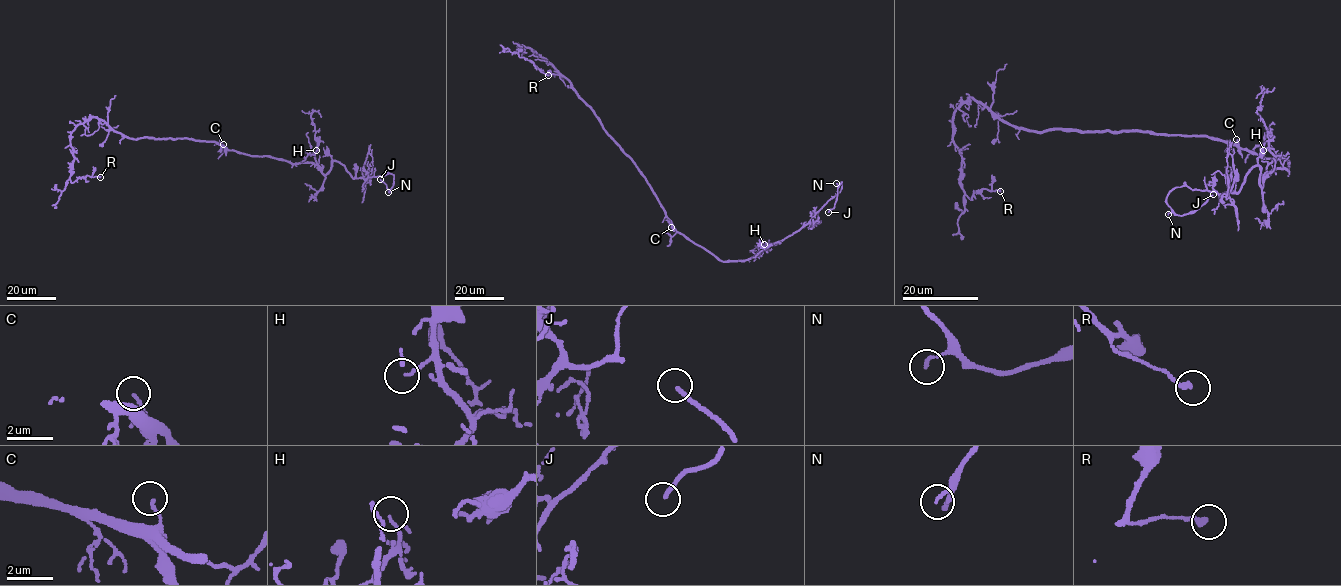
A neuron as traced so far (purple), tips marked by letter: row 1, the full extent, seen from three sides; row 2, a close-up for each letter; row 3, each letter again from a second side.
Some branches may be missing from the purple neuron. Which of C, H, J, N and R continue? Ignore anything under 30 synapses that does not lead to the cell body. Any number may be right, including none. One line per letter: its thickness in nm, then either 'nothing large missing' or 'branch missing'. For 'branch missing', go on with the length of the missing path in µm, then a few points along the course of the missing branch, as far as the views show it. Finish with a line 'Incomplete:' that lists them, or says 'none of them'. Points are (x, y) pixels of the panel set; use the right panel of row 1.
C: 100 nm thick; nothing large missing
H: 110 nm thick; nothing large missing
J: 170 nm thick; branch missing; about 4 µm are missing
N: 100 nm thick; branch missing; about 10 µm are missing; missing branch runs (1168, 214), (1174, 212), (1188, 214)
R: 220 nm thick; nothing large missing
Incomplete: J, N

